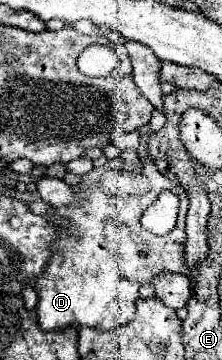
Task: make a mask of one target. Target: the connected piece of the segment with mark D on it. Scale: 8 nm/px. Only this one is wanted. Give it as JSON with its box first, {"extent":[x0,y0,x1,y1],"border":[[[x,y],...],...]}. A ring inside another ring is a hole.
{"extent":[35,159,189,331],"border":[[[121,159],[107,161],[91,173],[85,173],[77,191],[87,193],[87,197],[73,207],[55,207],[55,215],[69,221],[71,227],[57,229],[57,239],[51,243],[55,253],[47,261],[43,275],[35,281],[39,297],[37,313],[43,331],[67,325],[89,325],[103,331],[117,329],[135,315],[141,285],[151,283],[159,273],[189,273],[183,259],[189,199],[187,193],[179,189],[179,183],[169,181],[152,162],[145,159],[139,161],[139,165],[125,165]],[[165,189],[179,197],[177,225],[169,235],[157,237],[143,229],[139,219]]]}

